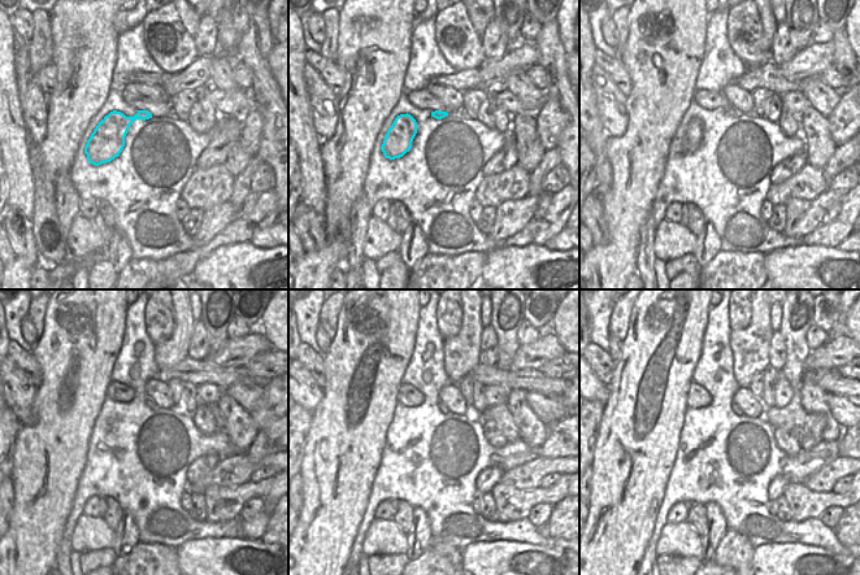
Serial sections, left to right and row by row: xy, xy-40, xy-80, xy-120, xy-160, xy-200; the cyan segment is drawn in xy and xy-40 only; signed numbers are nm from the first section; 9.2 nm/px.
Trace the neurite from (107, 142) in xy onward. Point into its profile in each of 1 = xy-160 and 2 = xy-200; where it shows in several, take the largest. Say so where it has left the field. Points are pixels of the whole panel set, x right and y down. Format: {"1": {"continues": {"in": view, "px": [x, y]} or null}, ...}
{"1": {"continues": {"in": "xy-160", "px": [442, 406]}}, "2": {"continues": {"in": "xy-200", "px": [735, 409]}}}

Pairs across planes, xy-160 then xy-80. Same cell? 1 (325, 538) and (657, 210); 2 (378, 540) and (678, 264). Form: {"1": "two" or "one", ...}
{"1": "two", "2": "two"}

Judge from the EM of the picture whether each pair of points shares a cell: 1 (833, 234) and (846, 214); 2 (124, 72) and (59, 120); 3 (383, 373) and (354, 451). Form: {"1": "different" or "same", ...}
{"1": "same", "2": "different", "3": "same"}

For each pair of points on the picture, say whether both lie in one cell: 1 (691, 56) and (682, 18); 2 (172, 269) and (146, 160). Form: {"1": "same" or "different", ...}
{"1": "same", "2": "different"}

